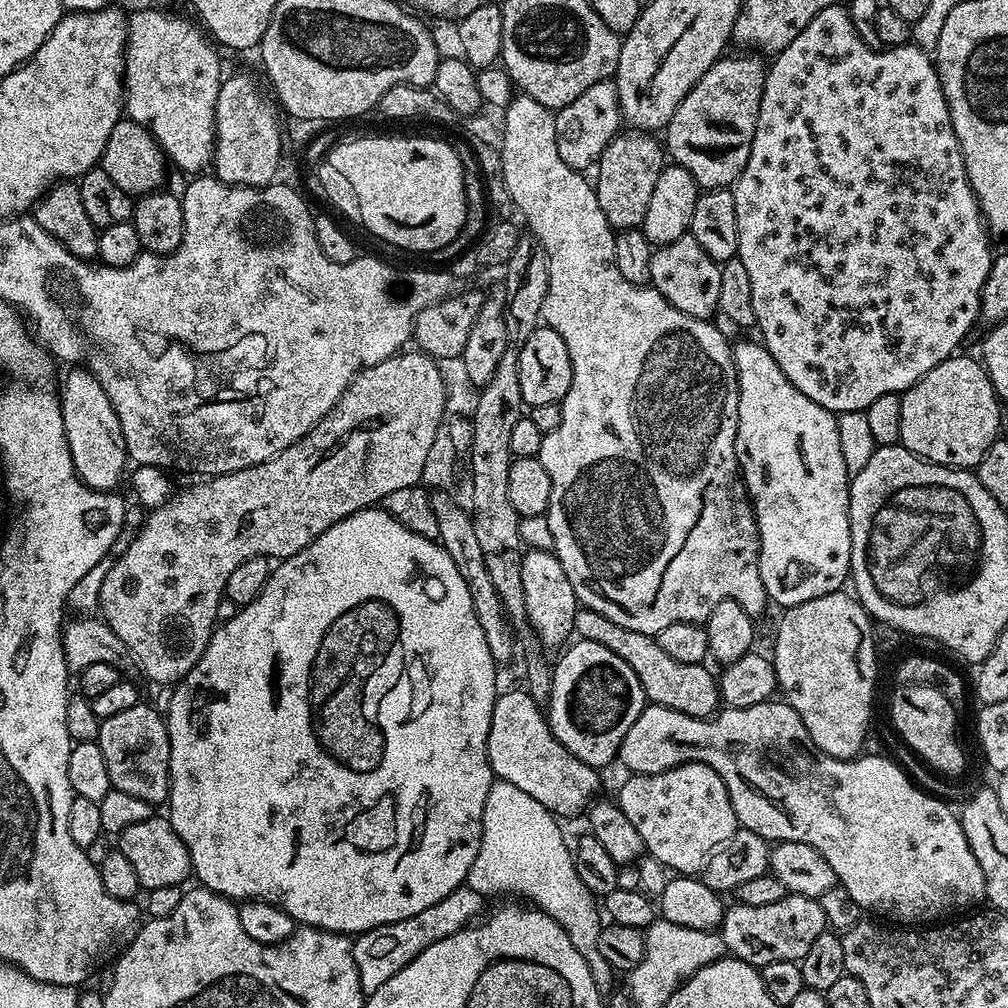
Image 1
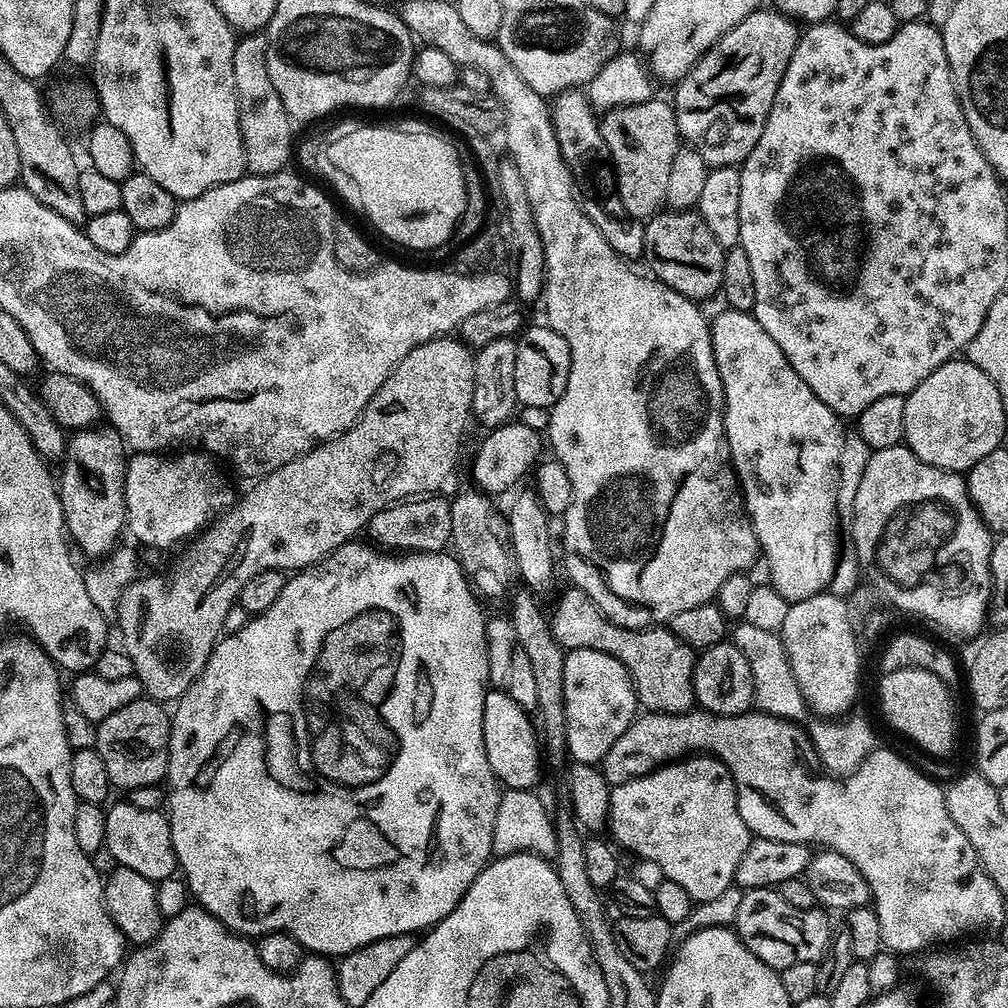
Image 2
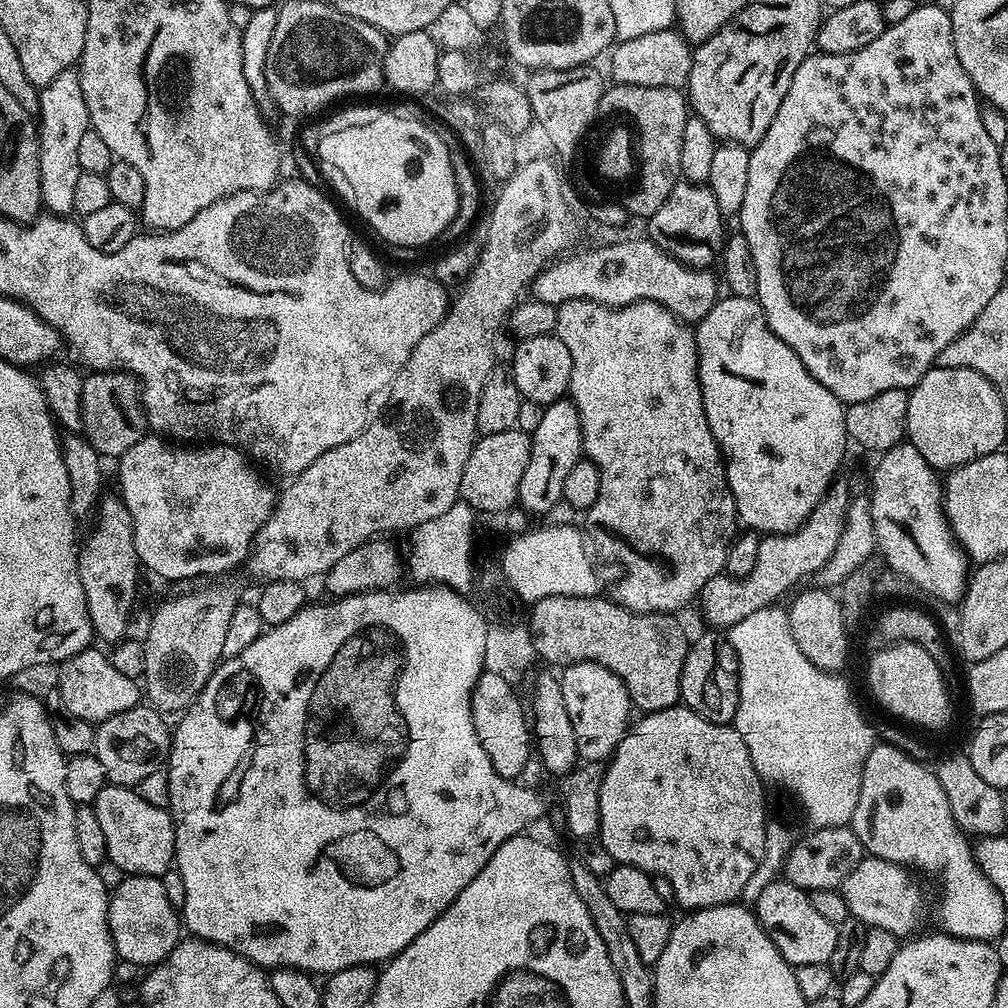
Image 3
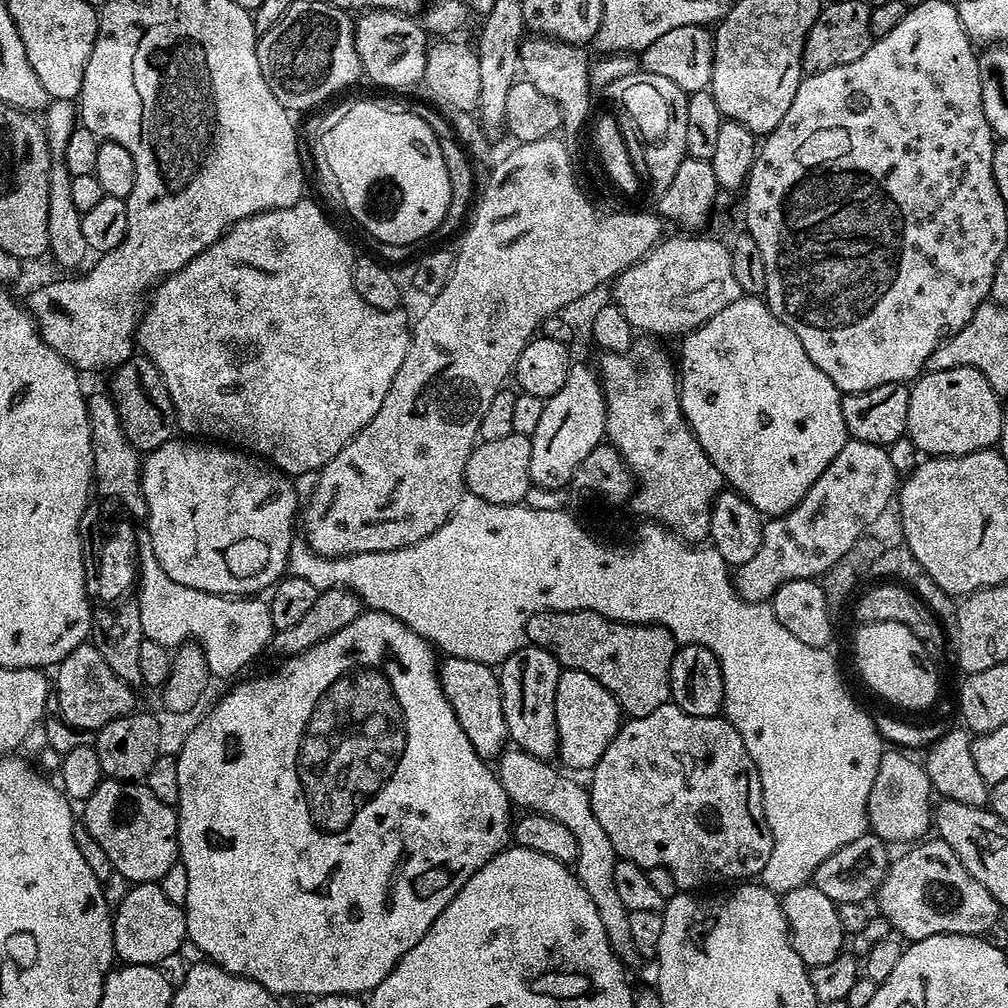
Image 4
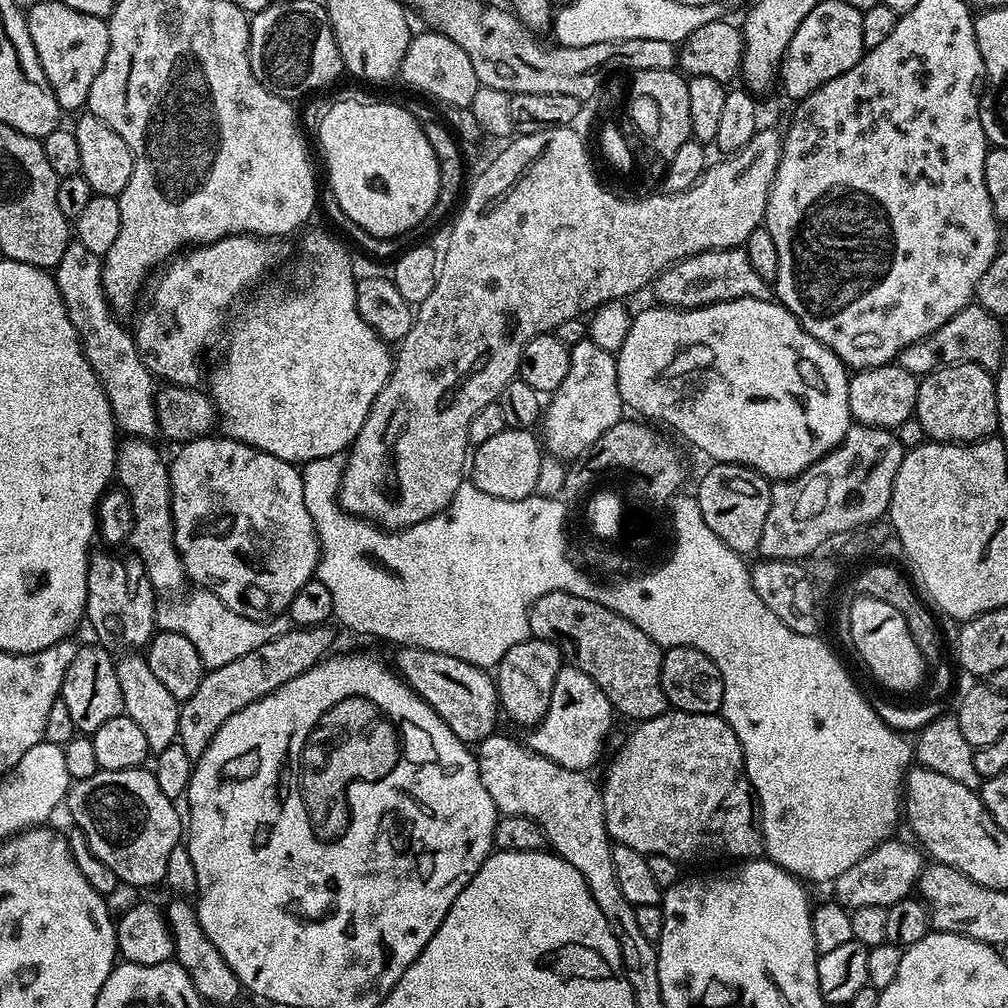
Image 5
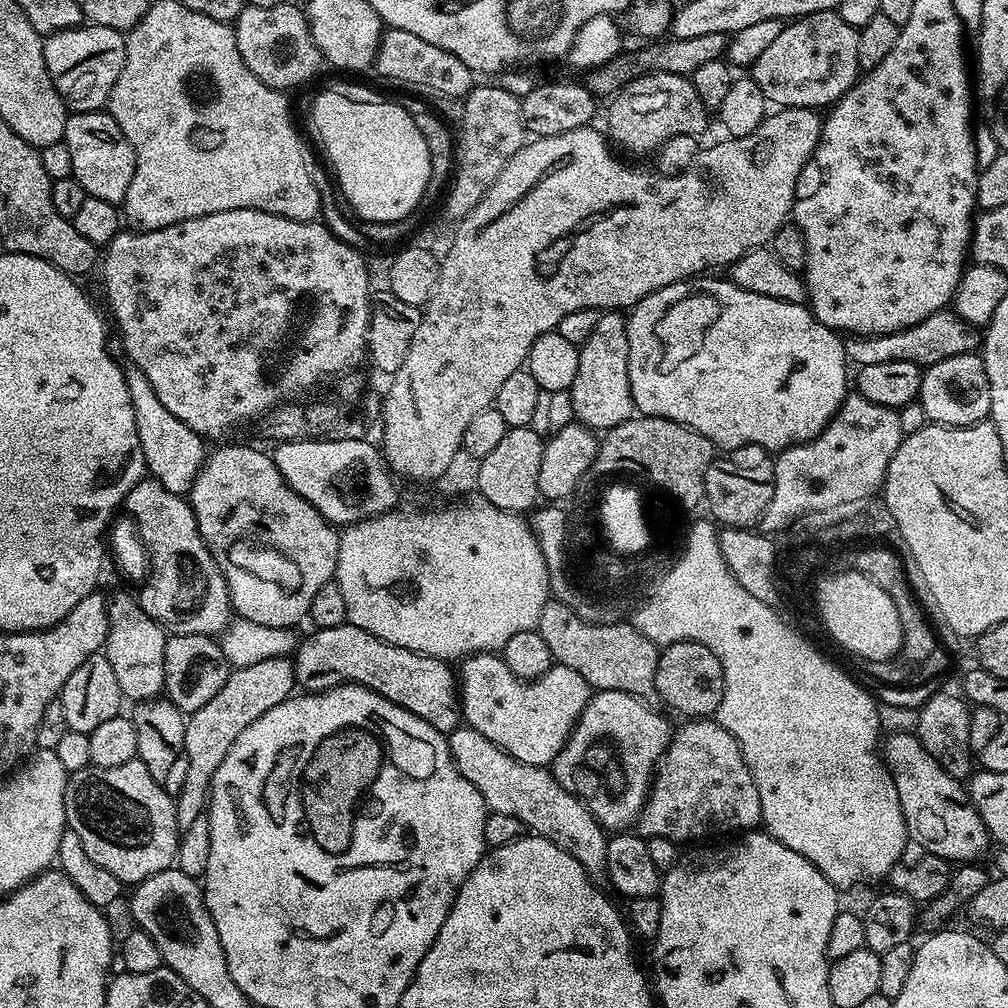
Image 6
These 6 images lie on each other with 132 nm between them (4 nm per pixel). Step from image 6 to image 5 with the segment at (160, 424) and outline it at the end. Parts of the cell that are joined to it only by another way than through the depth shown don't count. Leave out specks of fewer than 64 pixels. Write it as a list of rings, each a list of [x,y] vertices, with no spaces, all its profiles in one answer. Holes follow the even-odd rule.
[[[69,242],[66,254],[62,254],[62,262],[58,262],[54,269],[66,314],[70,322],[74,322],[74,330],[78,330],[84,356],[106,390],[117,429],[128,438],[152,438],[160,431],[156,413],[158,384],[138,354],[135,335],[120,325],[121,317],[108,302],[102,282],[103,273],[101,257],[90,254],[90,250],[78,242]]]

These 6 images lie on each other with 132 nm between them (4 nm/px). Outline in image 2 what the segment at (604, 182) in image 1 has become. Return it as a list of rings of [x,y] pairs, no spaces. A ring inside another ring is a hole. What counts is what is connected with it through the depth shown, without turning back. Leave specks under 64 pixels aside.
[[[659,98],[623,104],[603,113],[598,121],[614,169],[615,194],[621,199],[625,212],[647,221],[665,207],[670,162],[674,162],[674,154],[682,147],[673,105]]]

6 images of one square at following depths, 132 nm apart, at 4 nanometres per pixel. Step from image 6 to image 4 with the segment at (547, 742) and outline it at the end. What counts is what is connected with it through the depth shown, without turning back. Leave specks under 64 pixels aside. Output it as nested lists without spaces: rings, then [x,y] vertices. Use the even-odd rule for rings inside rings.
[[[566,668],[561,671],[556,695],[556,725],[558,760],[565,769],[595,768],[602,754],[606,754],[606,746],[610,746],[621,723],[620,703],[613,698],[610,690],[606,690],[606,686],[602,686],[602,682],[590,678],[590,674],[582,670]]]

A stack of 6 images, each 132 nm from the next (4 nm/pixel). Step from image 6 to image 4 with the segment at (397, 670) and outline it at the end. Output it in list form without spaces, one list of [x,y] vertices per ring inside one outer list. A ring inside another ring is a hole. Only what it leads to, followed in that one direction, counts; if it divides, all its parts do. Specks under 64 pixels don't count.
[[[457,656],[441,659],[438,664],[438,675],[444,697],[450,702],[458,718],[458,726],[466,730],[470,746],[474,746],[476,753],[486,762],[495,761],[509,743],[506,718],[502,714],[499,675],[489,665],[470,662]]]

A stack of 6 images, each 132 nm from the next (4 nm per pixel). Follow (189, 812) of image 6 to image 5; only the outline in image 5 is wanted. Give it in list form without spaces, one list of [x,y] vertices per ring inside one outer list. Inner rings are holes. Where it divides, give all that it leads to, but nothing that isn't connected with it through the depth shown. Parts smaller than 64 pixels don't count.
[[[328,626],[293,627],[291,632],[274,637],[234,662],[205,671],[198,690],[194,690],[194,694],[190,694],[190,698],[180,705],[178,743],[185,748],[189,758],[193,762],[200,759],[200,755],[206,750],[222,722],[230,718],[230,714],[250,706],[250,702],[258,702],[266,694],[276,692],[278,686],[290,682],[290,678],[298,678],[298,674],[306,674],[306,670],[325,659],[330,652],[328,647],[332,644],[330,629]]]

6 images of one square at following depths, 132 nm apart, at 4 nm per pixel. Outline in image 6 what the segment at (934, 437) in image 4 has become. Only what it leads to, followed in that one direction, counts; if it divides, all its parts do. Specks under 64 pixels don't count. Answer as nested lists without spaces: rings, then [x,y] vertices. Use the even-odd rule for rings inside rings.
[[[976,352],[954,354],[950,358],[942,358],[942,362],[927,365],[923,374],[918,403],[922,410],[926,410],[929,422],[961,428],[991,417],[990,382],[986,378],[983,355]]]

